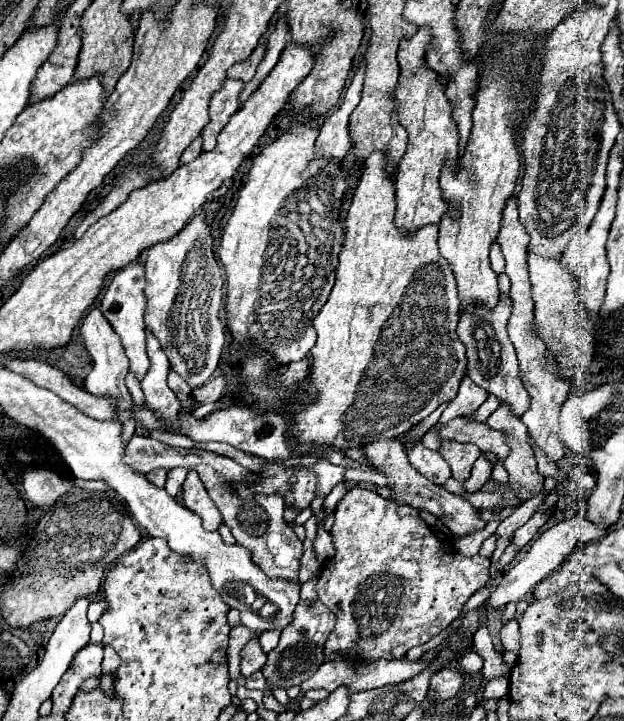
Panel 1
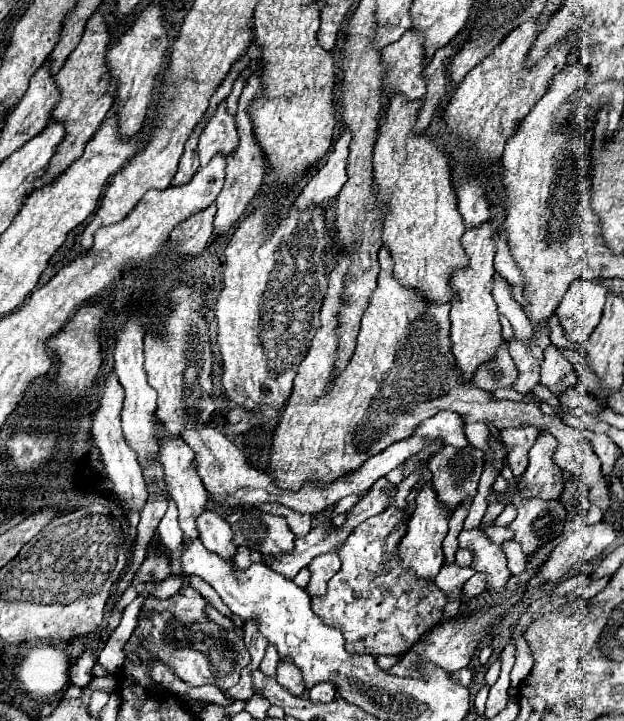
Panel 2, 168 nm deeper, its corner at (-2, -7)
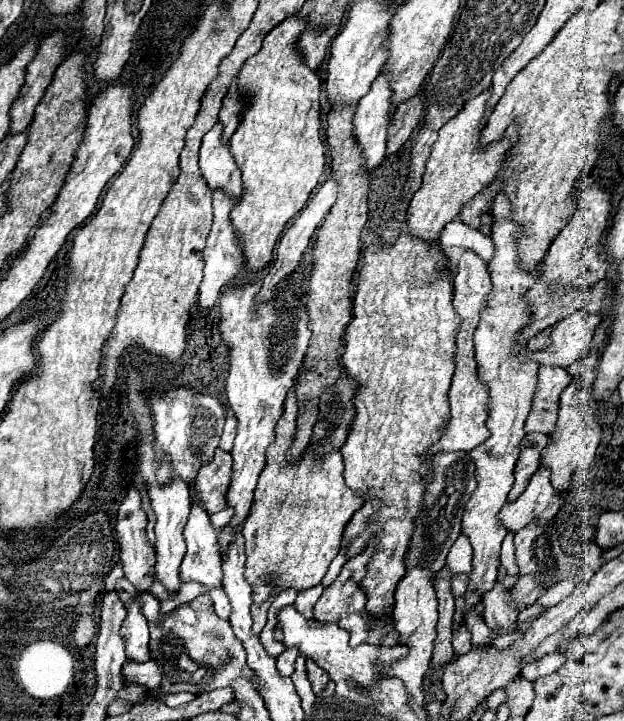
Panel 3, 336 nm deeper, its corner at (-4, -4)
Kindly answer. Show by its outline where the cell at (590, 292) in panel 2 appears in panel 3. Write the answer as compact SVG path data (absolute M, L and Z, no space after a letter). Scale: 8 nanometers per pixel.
M576 310L574 314L566 316L554 326L550 334L552 346L548 346L544 352L526 354L526 360L536 362L538 366L568 368L588 350L600 320L602 318L596 314L588 314L586 310Z

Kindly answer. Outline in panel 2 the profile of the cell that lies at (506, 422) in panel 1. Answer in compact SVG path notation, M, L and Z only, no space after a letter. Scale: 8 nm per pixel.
M514 477L516 487L512 495L512 505L518 511L518 517L508 525L514 533L514 539L520 541L522 551L532 555L540 545L554 539L562 533L564 527L564 505L560 501L544 501L544 499L524 499L522 497L522 477Z

